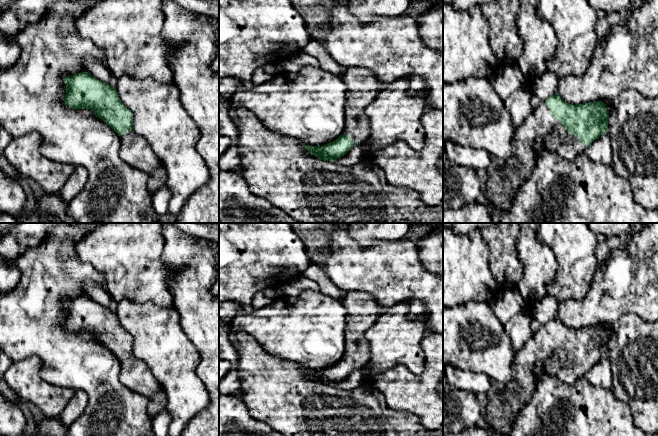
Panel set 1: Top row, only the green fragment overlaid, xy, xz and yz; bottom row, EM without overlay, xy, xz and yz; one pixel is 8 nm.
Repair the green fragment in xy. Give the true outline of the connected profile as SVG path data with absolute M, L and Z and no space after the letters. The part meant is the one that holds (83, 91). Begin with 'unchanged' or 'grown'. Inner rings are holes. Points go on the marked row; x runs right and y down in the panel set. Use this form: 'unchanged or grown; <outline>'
grown; M88 72L63 77L66 85L64 102L73 109L91 109L120 137L120 157L132 167L149 174L151 193L165 185L167 172L149 143L133 130L133 115L120 100L116 88Z

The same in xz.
grown; M364 68L345 69L341 78L347 88L345 126L342 134L322 146L304 144L309 153L323 161L334 162L370 136L369 119L364 110L386 87L386 83L380 82L372 71Z

